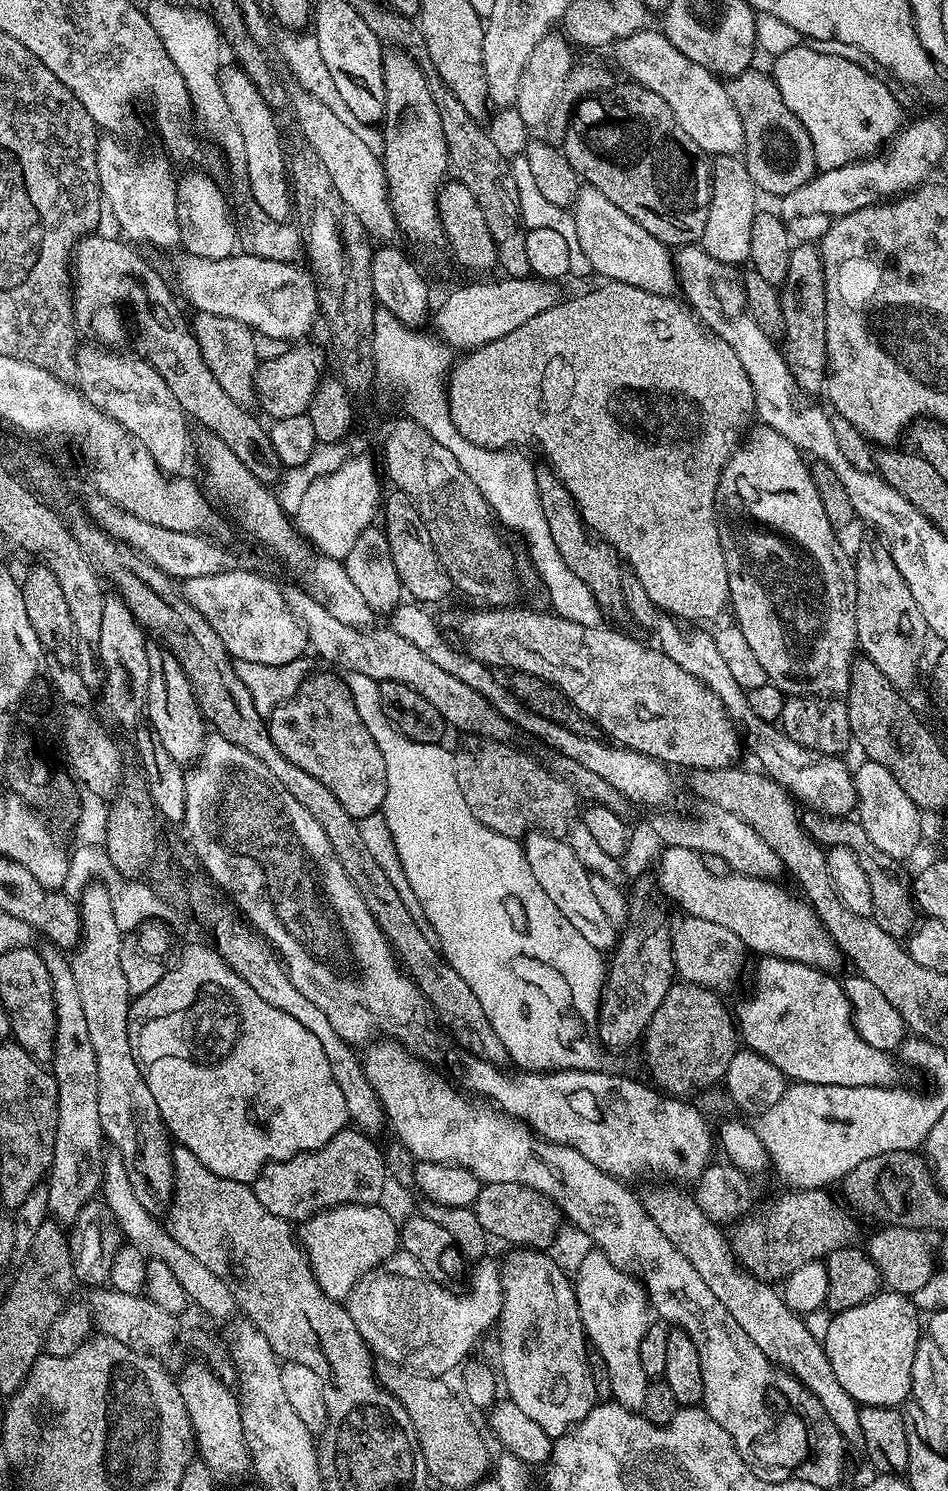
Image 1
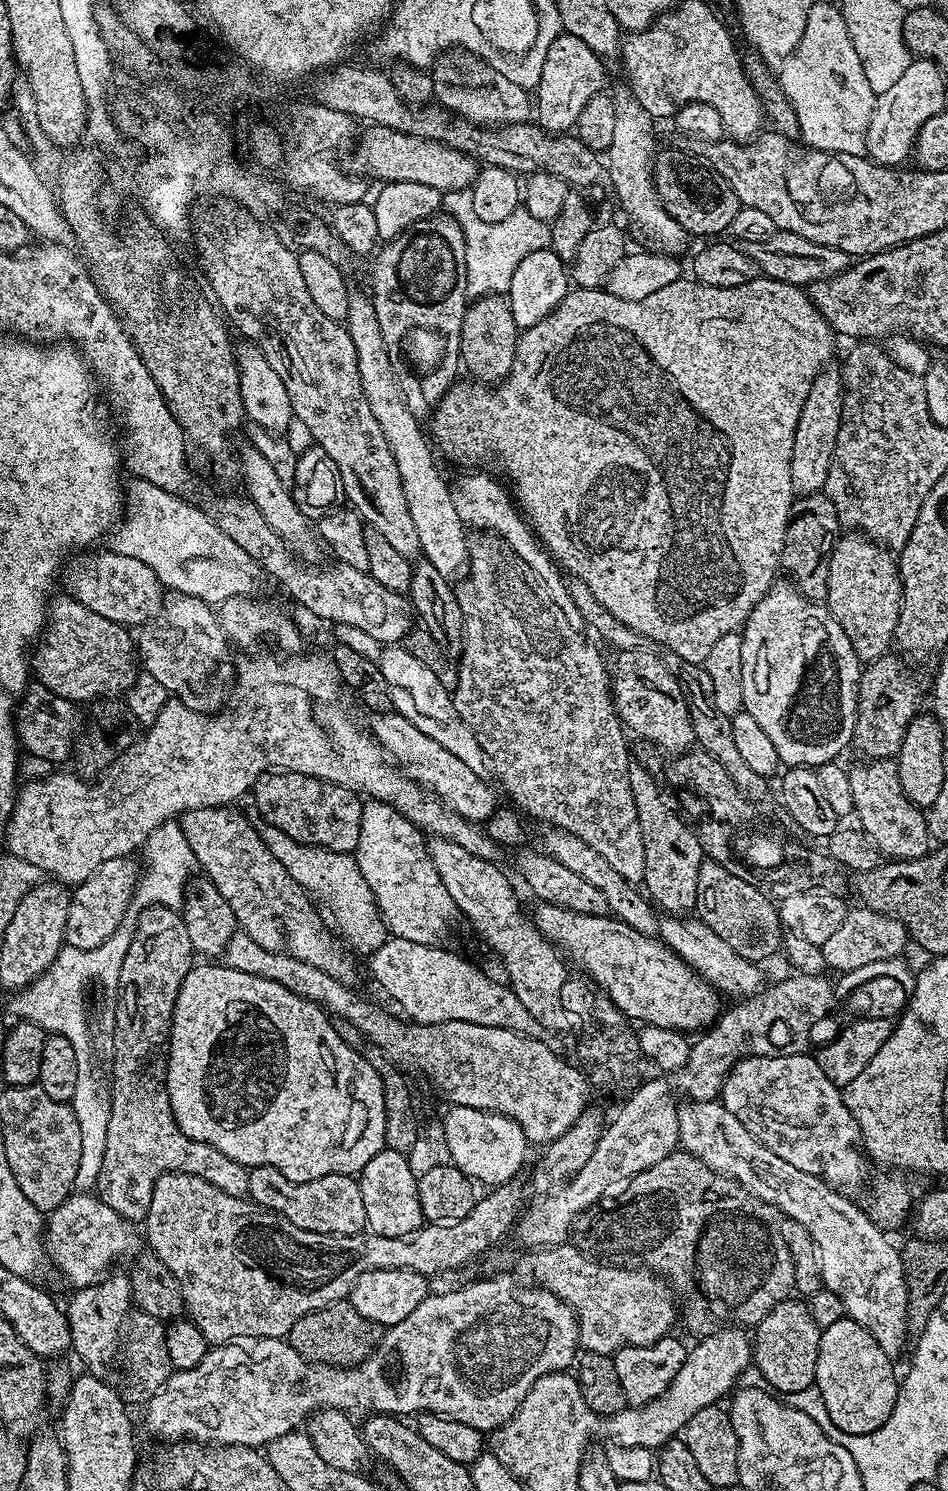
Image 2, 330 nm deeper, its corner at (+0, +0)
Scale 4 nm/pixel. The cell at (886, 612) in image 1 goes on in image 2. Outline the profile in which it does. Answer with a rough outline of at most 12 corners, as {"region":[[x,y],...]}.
{"region":[[895,759],[848,773],[859,827],[889,861],[930,851]]}

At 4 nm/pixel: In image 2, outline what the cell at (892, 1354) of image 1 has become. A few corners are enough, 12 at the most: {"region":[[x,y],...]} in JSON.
{"region":[[845,1318],[821,1331],[815,1386],[841,1434],[888,1421],[893,1357]]}

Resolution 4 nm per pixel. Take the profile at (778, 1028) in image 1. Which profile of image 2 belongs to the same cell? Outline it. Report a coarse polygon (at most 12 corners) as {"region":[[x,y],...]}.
{"region":[[611,914],[536,929],[629,1021],[693,1034],[721,993]]}

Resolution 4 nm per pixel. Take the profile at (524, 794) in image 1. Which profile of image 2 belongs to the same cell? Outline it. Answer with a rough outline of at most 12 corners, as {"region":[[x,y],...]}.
{"region":[[467,541],[452,705],[517,809],[643,885],[609,665]]}

